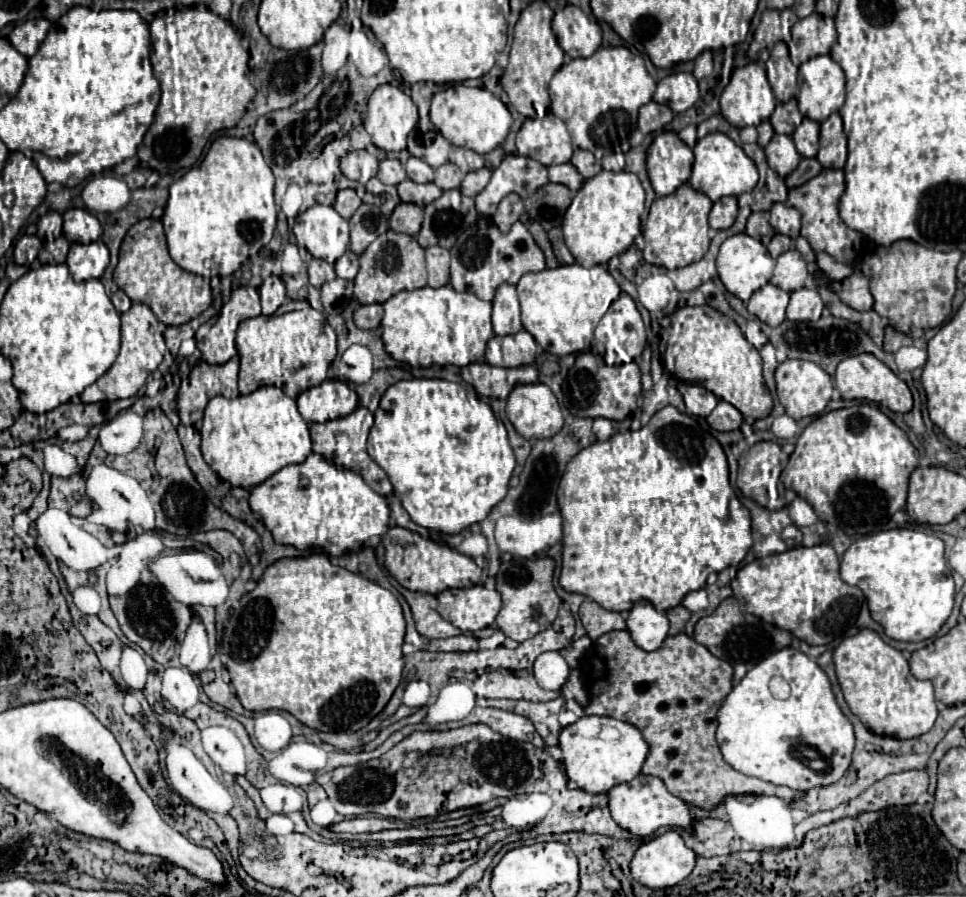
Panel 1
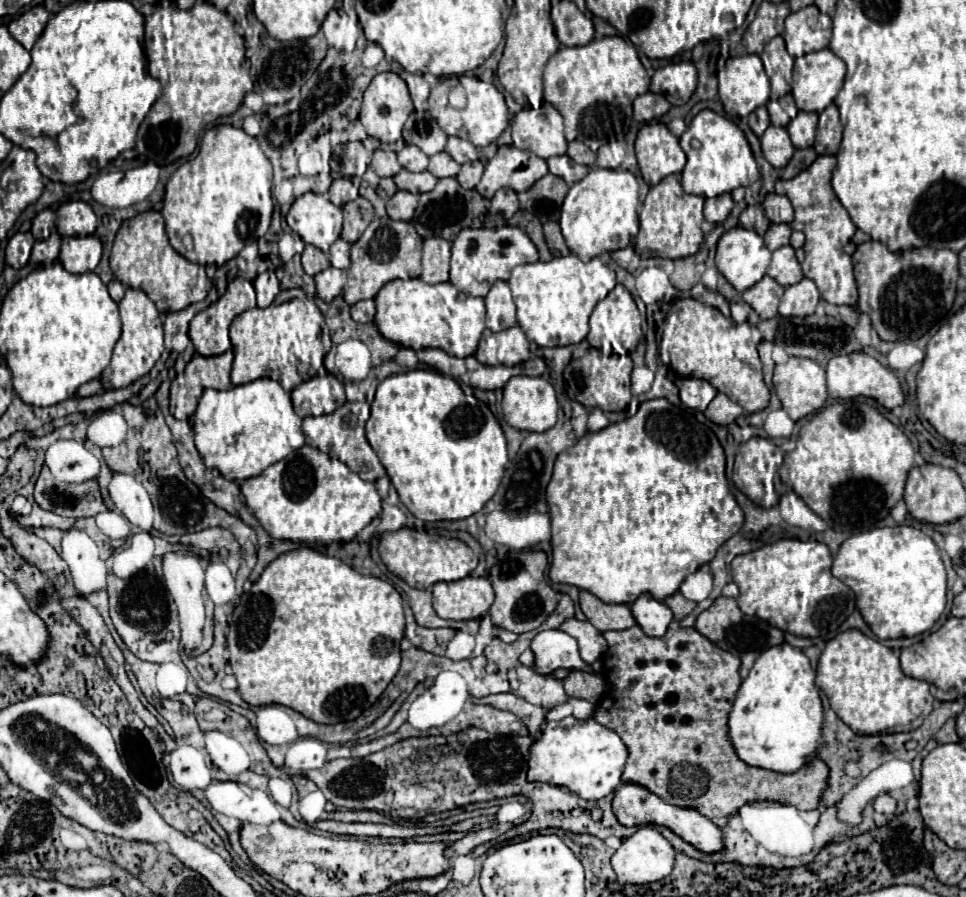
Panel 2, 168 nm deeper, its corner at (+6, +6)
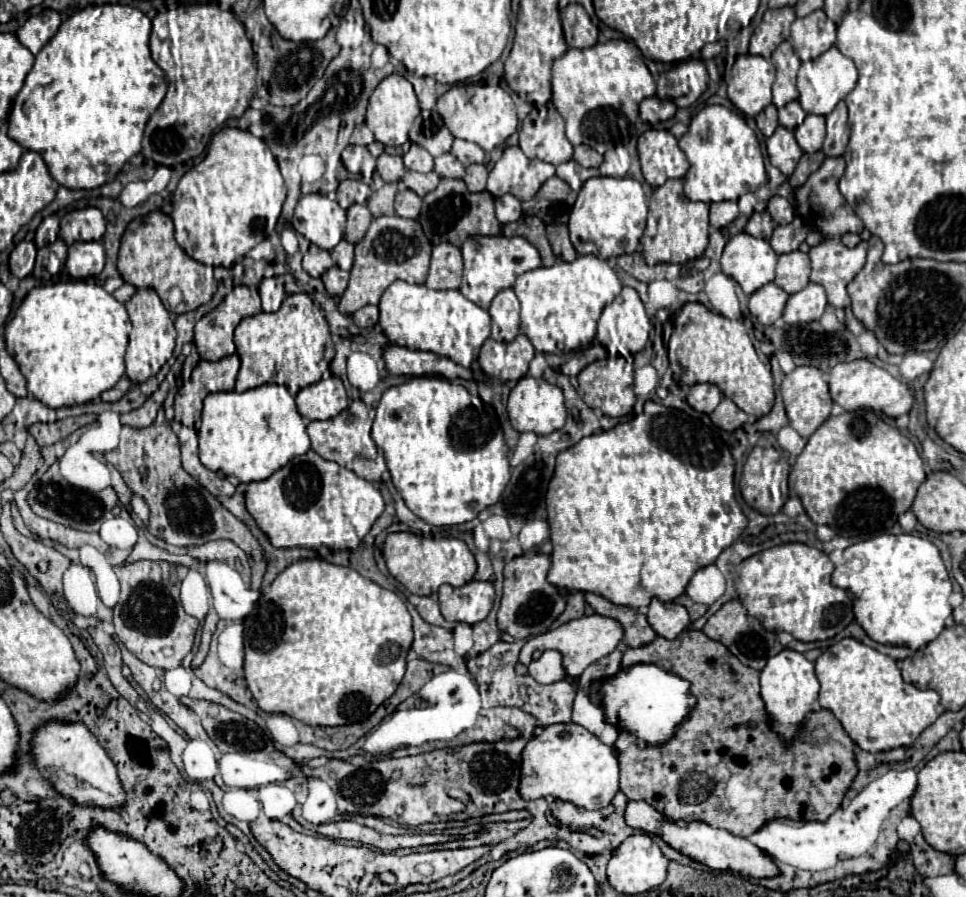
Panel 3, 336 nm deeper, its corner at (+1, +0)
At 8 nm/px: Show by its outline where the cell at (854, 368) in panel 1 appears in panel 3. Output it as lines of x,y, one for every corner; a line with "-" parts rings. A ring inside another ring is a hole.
865,358
837,364
829,374
829,392
831,392
833,402
843,406
845,410
873,408
873,410
881,410
883,414
887,414
891,418
907,414
913,406
913,394
911,394
909,386
905,382
893,378
887,370
875,366
873,362
869,362

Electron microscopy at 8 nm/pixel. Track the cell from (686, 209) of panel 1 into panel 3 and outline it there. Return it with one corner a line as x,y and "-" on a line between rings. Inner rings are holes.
667,180
653,190
649,200
647,228
641,238
641,254
649,266
659,262
685,264
703,256
709,238
709,206
705,202
691,202
683,194
683,180

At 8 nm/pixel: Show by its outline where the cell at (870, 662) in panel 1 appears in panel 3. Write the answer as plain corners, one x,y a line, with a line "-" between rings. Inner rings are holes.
843,638
829,646
817,658
815,674
821,682
821,708
831,710
851,740
867,752
911,746
941,714
939,694
935,690
919,690
907,684
893,658
861,644
855,638

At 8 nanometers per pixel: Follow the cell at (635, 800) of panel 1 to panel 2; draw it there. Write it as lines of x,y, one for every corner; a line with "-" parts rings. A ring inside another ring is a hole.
624,784
620,790
616,790
612,808
614,808
618,822
624,826
644,826
644,824
666,826
676,836
680,836
682,840
686,840
688,844
698,848
700,852
712,854
712,852
724,850
724,836
722,836
720,826
716,826
712,820
708,820
706,816
702,816
694,808
678,808
678,806
666,804
662,798
658,798
656,794
648,792
646,788
638,786
638,784

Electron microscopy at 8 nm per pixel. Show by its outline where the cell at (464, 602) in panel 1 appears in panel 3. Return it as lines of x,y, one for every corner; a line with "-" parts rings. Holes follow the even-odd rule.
471,580
461,588
443,584
439,588
441,614
449,622
477,624
487,618
495,602
495,588
491,582

